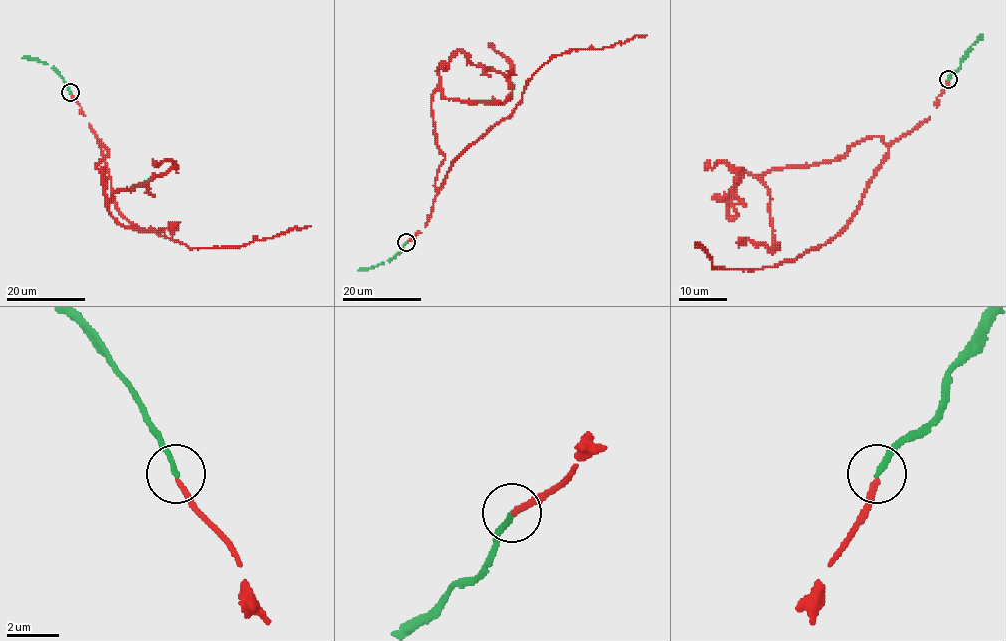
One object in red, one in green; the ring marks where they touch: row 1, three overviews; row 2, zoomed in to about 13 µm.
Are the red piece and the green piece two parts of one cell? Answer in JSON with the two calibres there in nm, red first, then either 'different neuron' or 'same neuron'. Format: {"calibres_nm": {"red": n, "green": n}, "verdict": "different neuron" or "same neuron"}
{"calibres_nm": {"red": 200, "green": 200}, "verdict": "same neuron"}

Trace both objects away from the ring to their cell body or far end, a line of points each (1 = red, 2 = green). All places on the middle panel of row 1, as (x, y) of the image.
1: (406, 242), (424, 227), (452, 163), (508, 118), (526, 82), (554, 55), (647, 35)
2: (406, 242), (402, 251), (391, 260), (358, 271)

